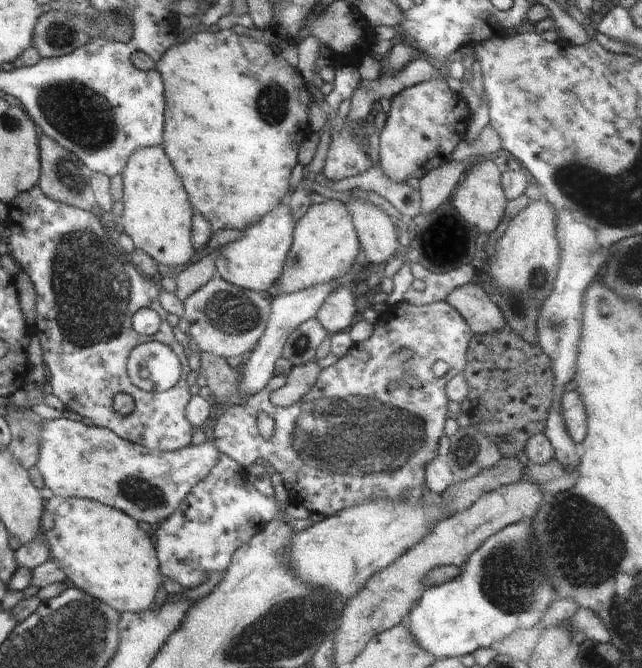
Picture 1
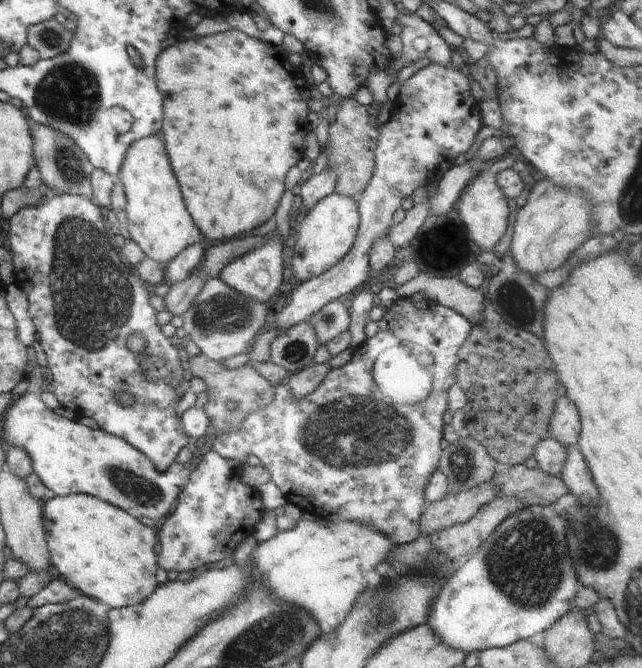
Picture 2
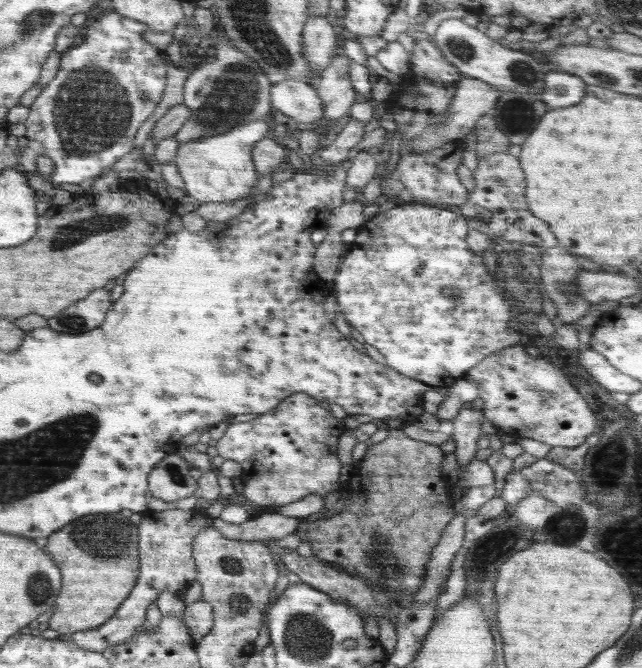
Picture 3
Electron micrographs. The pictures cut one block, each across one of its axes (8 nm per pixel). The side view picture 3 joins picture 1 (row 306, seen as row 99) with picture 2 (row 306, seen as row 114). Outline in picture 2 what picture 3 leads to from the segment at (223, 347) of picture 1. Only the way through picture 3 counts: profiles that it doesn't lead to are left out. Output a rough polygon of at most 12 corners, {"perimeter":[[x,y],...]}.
{"perimeter":[[217,276],[183,314],[202,354],[252,346],[270,310]]}

